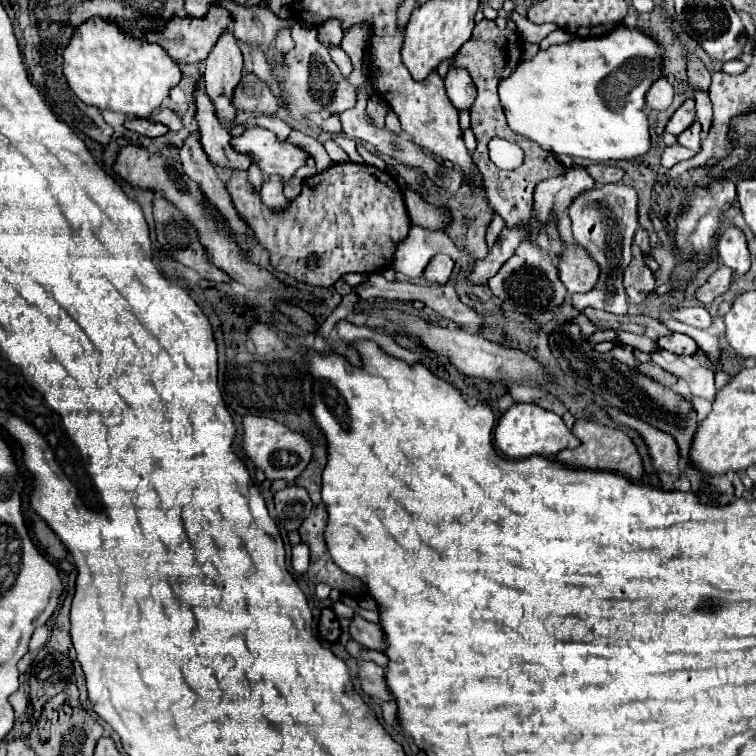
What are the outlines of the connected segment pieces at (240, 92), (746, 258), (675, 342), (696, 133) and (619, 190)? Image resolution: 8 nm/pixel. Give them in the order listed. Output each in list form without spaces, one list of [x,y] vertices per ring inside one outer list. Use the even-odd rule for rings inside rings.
[[[246,74],[238,86],[236,94],[232,98],[232,106],[238,110],[250,110],[256,114],[276,114],[278,112],[278,100],[270,92],[268,84],[254,74]]]
[[[730,226],[724,228],[718,238],[718,256],[720,264],[734,270],[734,274],[746,274],[750,268],[750,254],[742,230]]]
[[[668,334],[668,336],[662,336],[656,340],[656,344],[664,350],[670,350],[674,354],[694,354],[696,352],[696,342],[686,336],[686,334]]]
[[[694,122],[688,130],[684,130],[680,136],[678,136],[678,144],[682,144],[682,146],[686,146],[686,148],[690,148],[690,150],[694,150],[694,152],[698,152],[700,150],[700,124],[698,122]]]
[[[604,184],[600,188],[584,190],[580,196],[576,196],[568,208],[570,220],[572,220],[572,234],[576,242],[588,250],[592,260],[600,266],[600,284],[614,292],[622,286],[624,280],[624,268],[630,264],[630,246],[632,238],[638,226],[636,216],[636,190],[632,186],[624,184]]]

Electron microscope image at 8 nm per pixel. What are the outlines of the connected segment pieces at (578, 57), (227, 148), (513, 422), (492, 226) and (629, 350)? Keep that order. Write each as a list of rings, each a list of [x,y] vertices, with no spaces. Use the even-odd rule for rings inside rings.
[[[618,26],[614,28],[612,32],[604,34],[604,36],[596,36],[596,38],[574,38],[570,42],[564,42],[564,44],[556,44],[556,46],[550,46],[548,50],[540,50],[534,58],[530,60],[522,60],[516,68],[516,72],[512,76],[508,76],[506,80],[500,82],[500,102],[502,102],[502,108],[504,108],[504,114],[506,114],[506,120],[508,120],[508,126],[516,132],[516,134],[522,134],[534,142],[538,142],[542,148],[550,148],[554,154],[566,154],[566,156],[572,156],[572,158],[584,158],[588,162],[596,162],[596,164],[602,164],[602,162],[620,162],[620,160],[636,160],[644,154],[648,154],[648,150],[652,148],[650,144],[650,132],[648,132],[648,118],[646,118],[646,112],[644,112],[644,106],[646,106],[646,92],[648,88],[664,76],[664,56],[662,56],[662,46],[646,32],[638,30],[638,28],[630,28],[630,26]]]
[[[200,82],[194,90],[196,102],[196,124],[200,130],[200,144],[208,158],[220,166],[246,170],[252,164],[252,158],[232,150],[230,132],[216,122],[216,110],[212,110],[212,102],[208,102],[208,94],[204,94],[204,82]]]
[[[524,402],[512,404],[500,416],[500,420],[494,428],[494,442],[502,454],[506,454],[508,458],[514,458],[514,460],[536,456],[536,454],[538,456],[554,456],[560,450],[576,448],[580,444],[578,438],[574,438],[574,434],[564,426],[564,422],[558,414],[544,410],[536,404],[524,404]]]
[[[495,213],[490,224],[488,224],[488,228],[486,228],[486,244],[488,244],[488,248],[496,242],[496,238],[498,238],[505,225],[502,217]]]
[[[626,344],[615,346],[611,350],[611,354],[616,360],[628,365],[629,367],[636,366],[636,360],[633,352],[634,348]]]

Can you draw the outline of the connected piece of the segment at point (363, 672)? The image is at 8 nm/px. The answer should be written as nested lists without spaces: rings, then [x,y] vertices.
[[[360,662],[358,664],[358,680],[360,680],[360,688],[366,694],[376,696],[380,700],[392,700],[390,692],[386,690],[386,684],[384,684],[382,666],[378,666],[374,662]]]

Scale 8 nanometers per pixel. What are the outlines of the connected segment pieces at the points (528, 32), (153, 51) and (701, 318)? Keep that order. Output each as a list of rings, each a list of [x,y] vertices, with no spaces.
[[[517,12],[511,14],[511,19],[518,24],[518,32],[524,42],[540,44],[552,30],[556,30],[554,24],[532,24],[528,18],[520,16]]]
[[[94,16],[78,26],[72,34],[72,40],[64,50],[64,76],[70,90],[84,104],[96,106],[98,110],[122,112],[128,116],[124,124],[128,130],[134,130],[148,138],[166,136],[170,132],[164,124],[144,120],[164,104],[170,90],[182,78],[178,64],[158,44],[130,36],[122,32],[114,22]]]
[[[682,306],[680,310],[668,310],[668,314],[670,314],[670,318],[690,324],[694,328],[708,328],[712,324],[710,314],[704,306]]]

